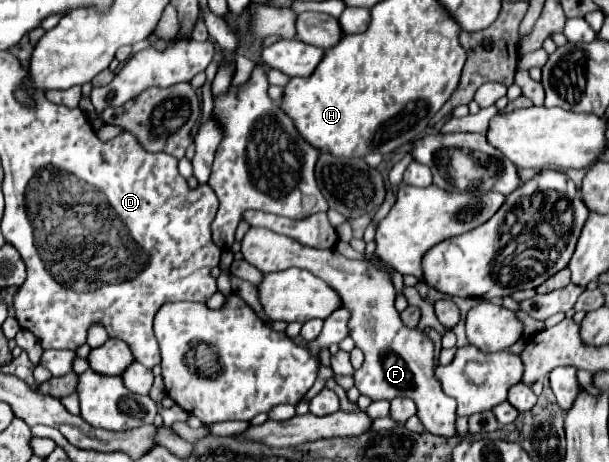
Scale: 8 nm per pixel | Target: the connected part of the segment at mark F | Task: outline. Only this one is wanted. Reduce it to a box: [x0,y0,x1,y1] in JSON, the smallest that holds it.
[241,228,457,436]

